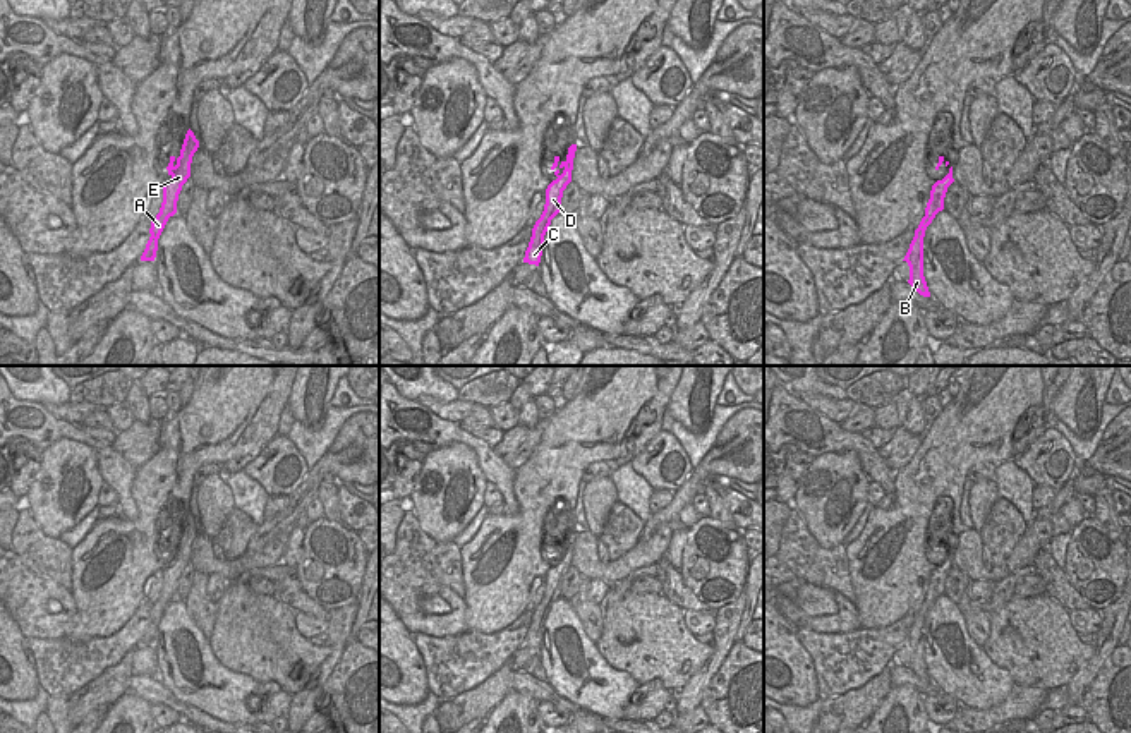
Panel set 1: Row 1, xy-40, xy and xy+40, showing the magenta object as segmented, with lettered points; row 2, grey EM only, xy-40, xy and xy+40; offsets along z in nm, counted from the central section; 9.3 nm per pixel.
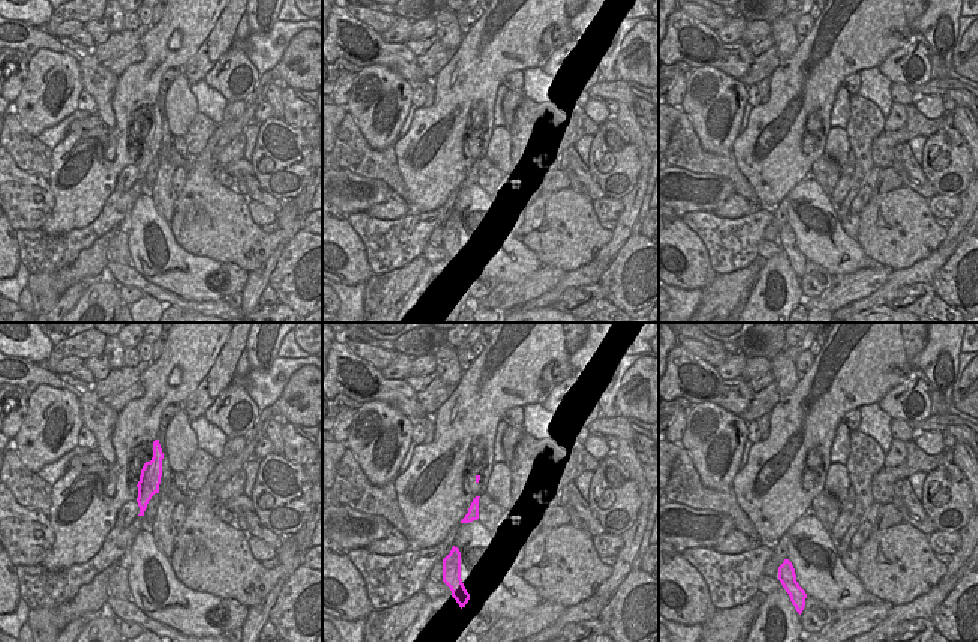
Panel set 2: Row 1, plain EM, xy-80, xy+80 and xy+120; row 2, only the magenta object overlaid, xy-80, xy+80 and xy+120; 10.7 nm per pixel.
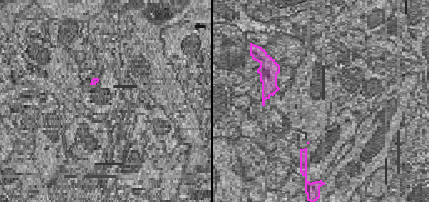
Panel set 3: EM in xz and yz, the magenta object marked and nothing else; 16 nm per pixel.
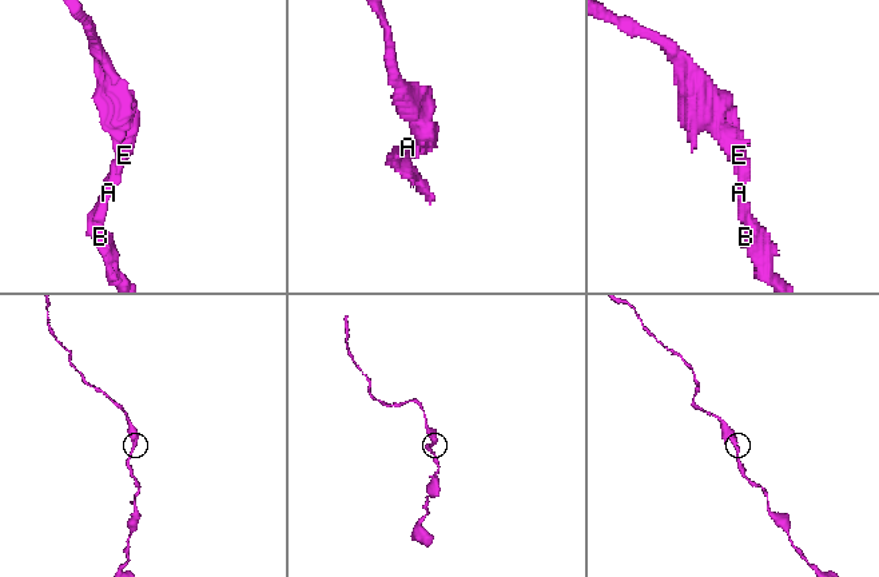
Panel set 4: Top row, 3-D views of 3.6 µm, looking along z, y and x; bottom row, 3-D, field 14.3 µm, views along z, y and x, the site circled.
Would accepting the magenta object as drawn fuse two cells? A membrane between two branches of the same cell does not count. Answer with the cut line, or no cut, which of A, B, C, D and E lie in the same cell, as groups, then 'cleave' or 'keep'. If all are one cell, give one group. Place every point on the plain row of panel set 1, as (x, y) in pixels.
no cut | A B C D E | keep

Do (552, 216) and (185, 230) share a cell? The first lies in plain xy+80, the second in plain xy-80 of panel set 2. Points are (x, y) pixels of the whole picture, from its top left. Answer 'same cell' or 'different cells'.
same cell

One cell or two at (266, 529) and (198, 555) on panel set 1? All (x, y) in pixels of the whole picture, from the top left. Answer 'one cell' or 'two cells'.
two cells

